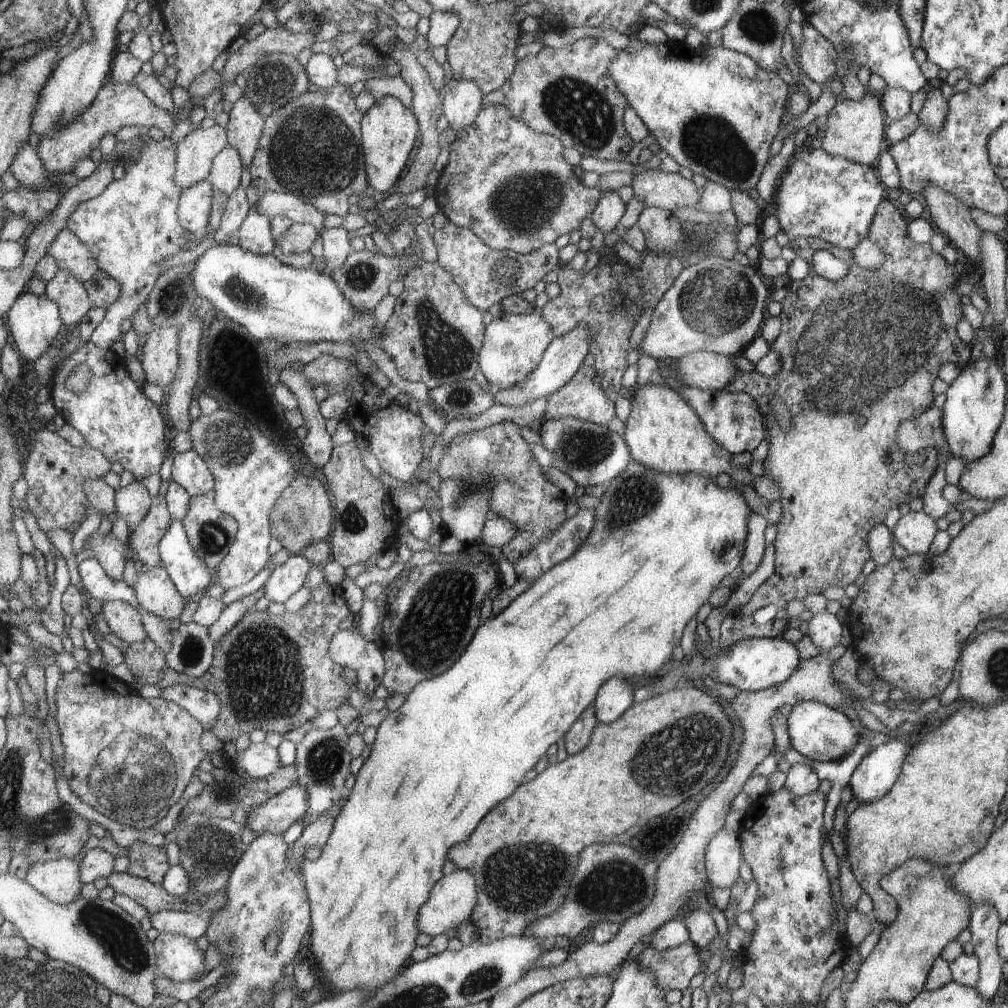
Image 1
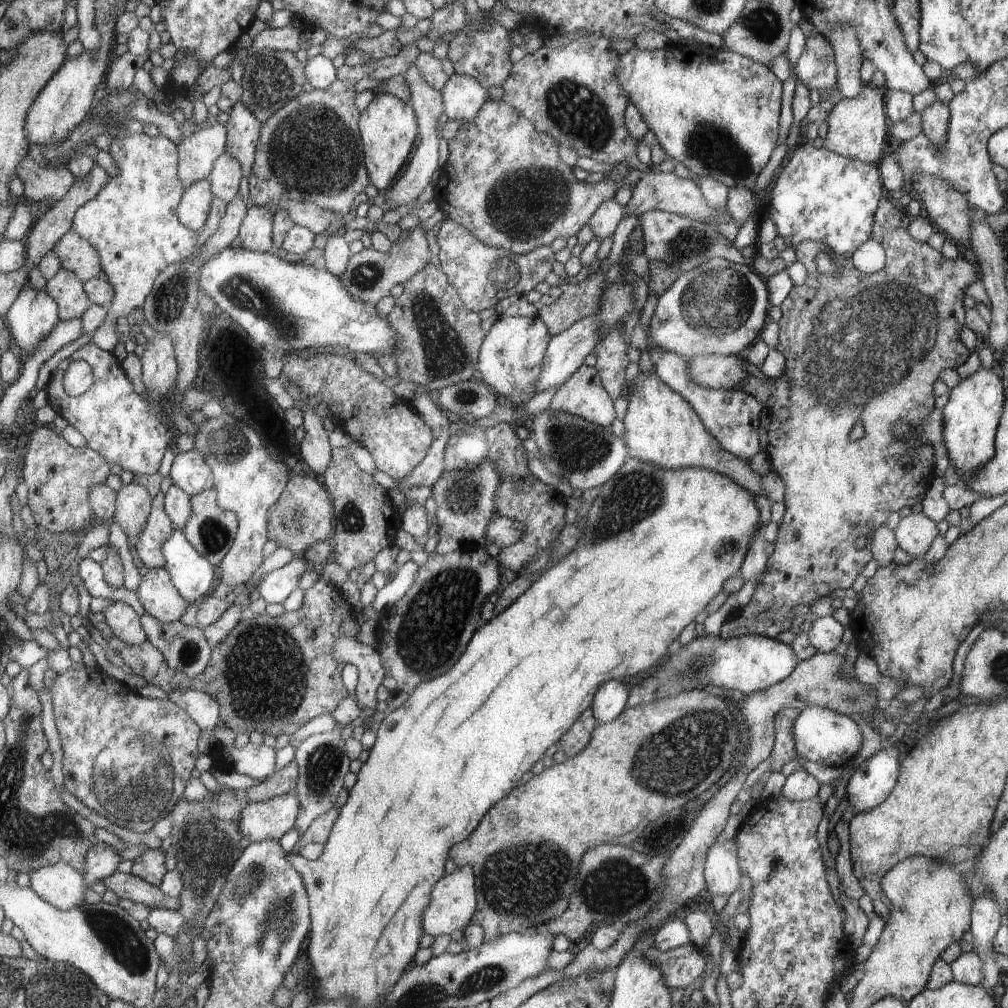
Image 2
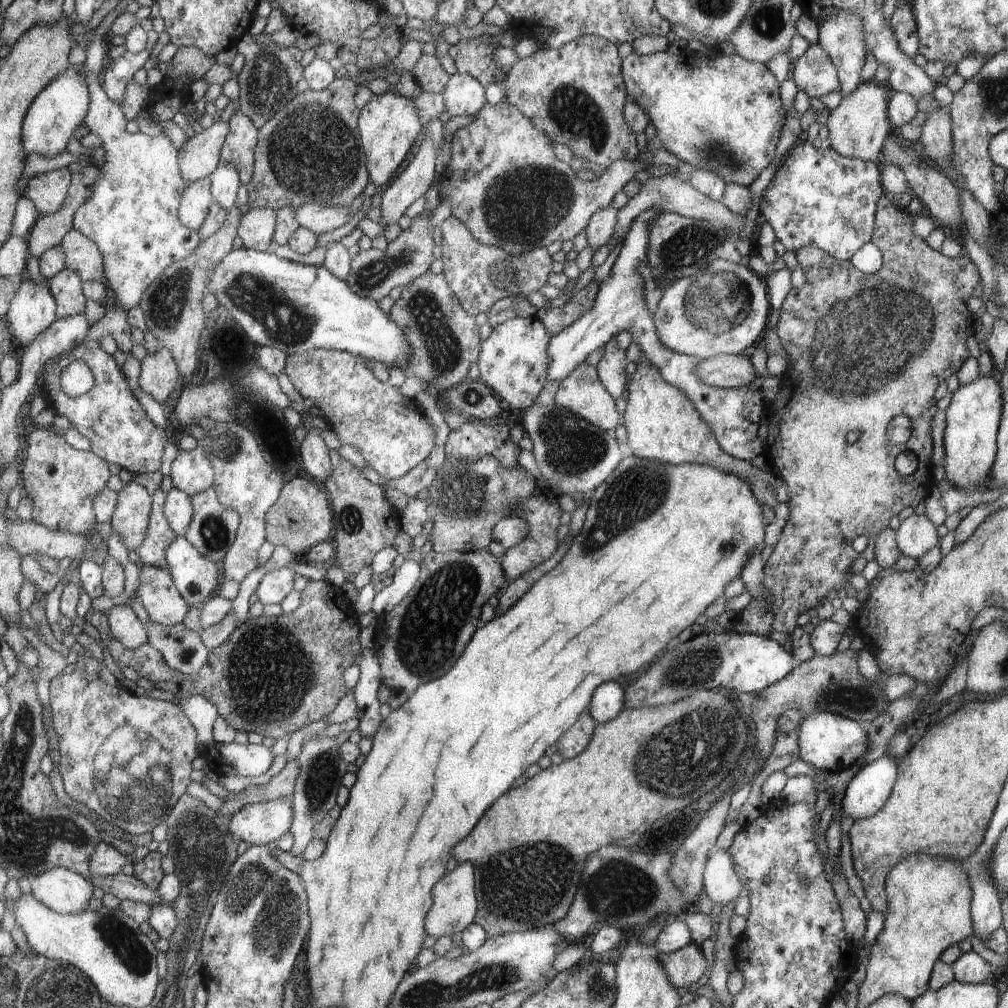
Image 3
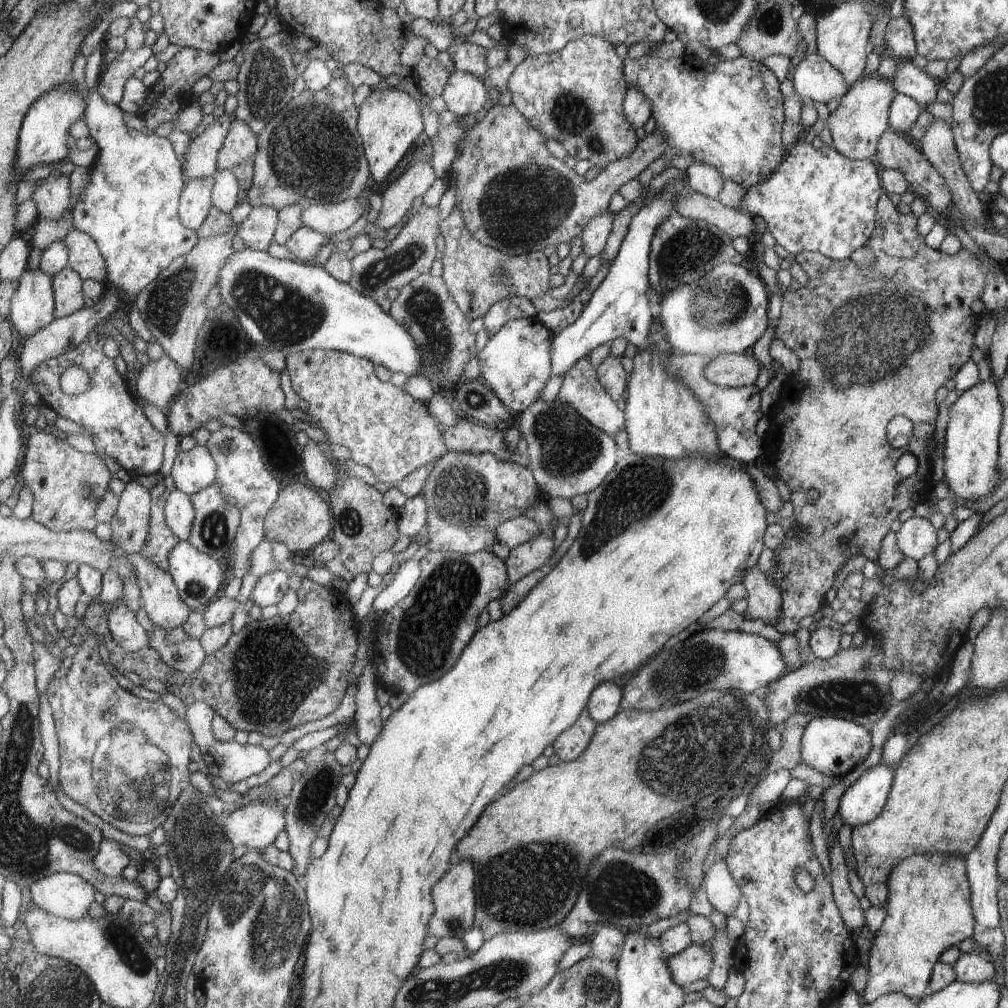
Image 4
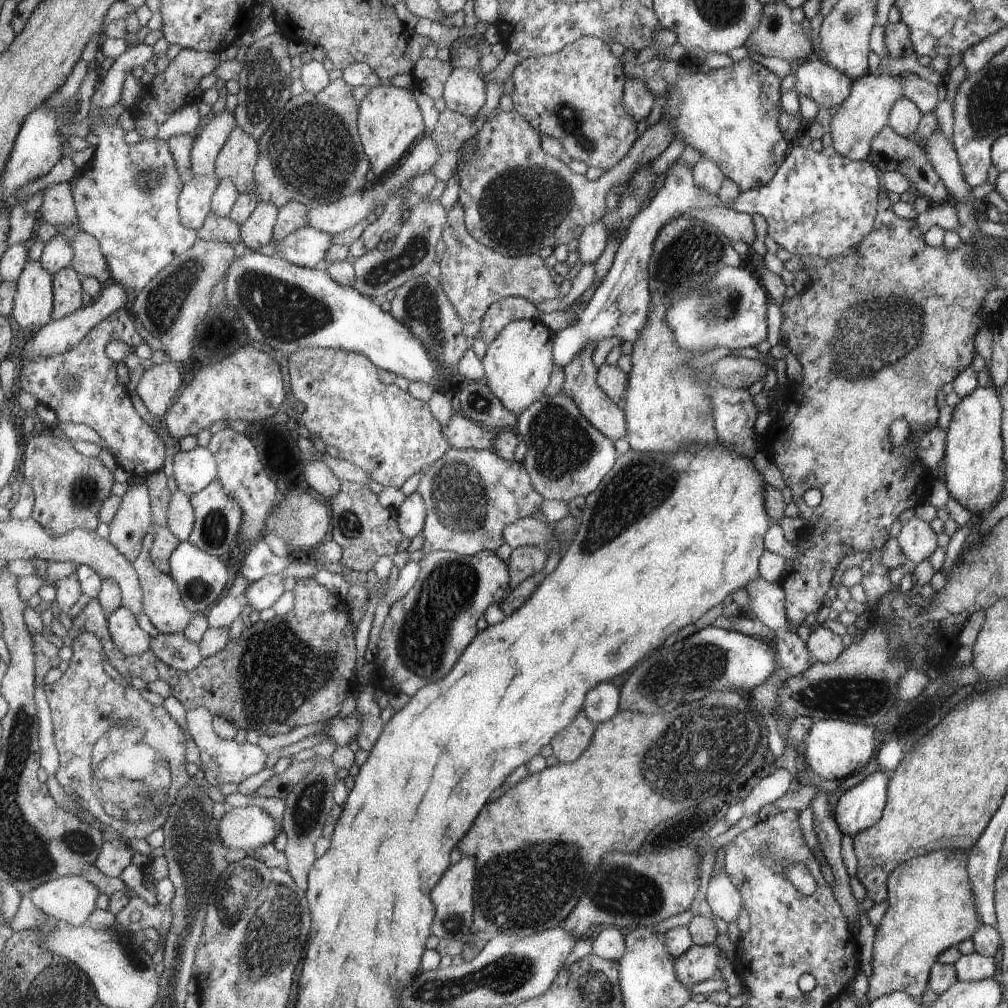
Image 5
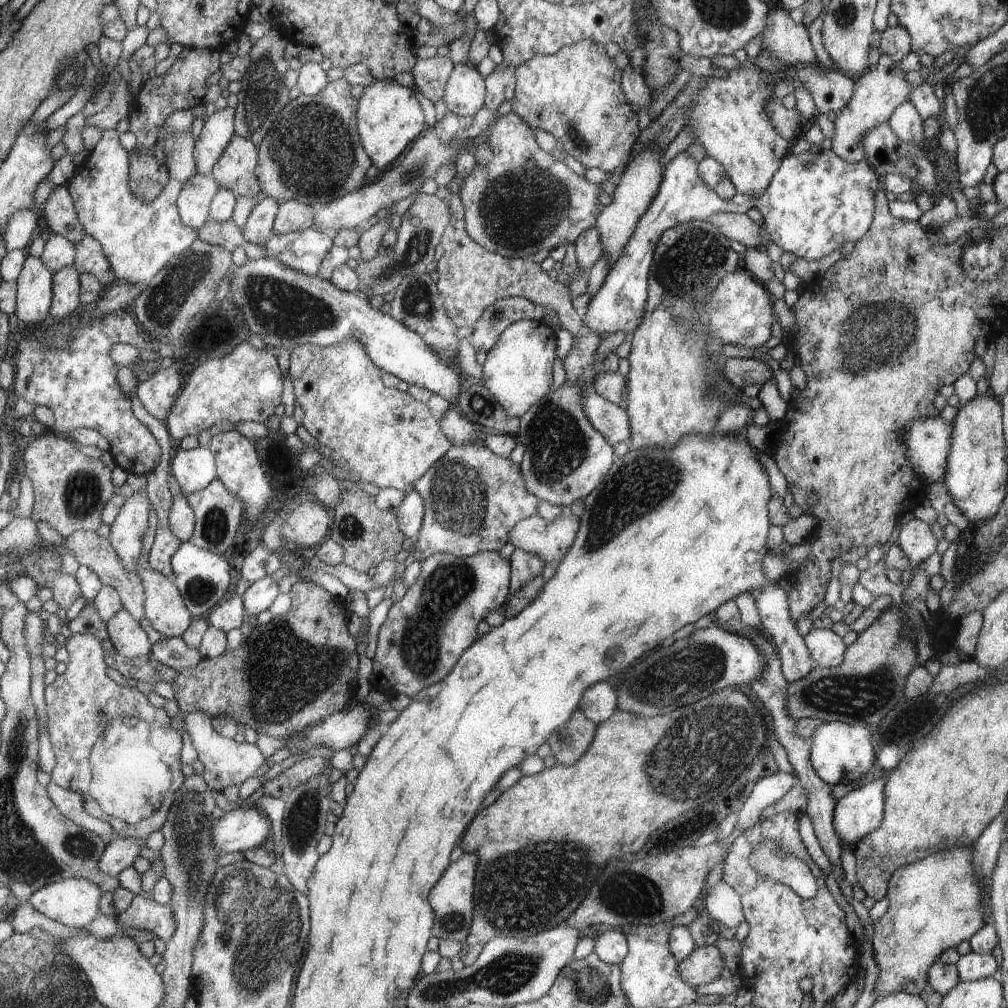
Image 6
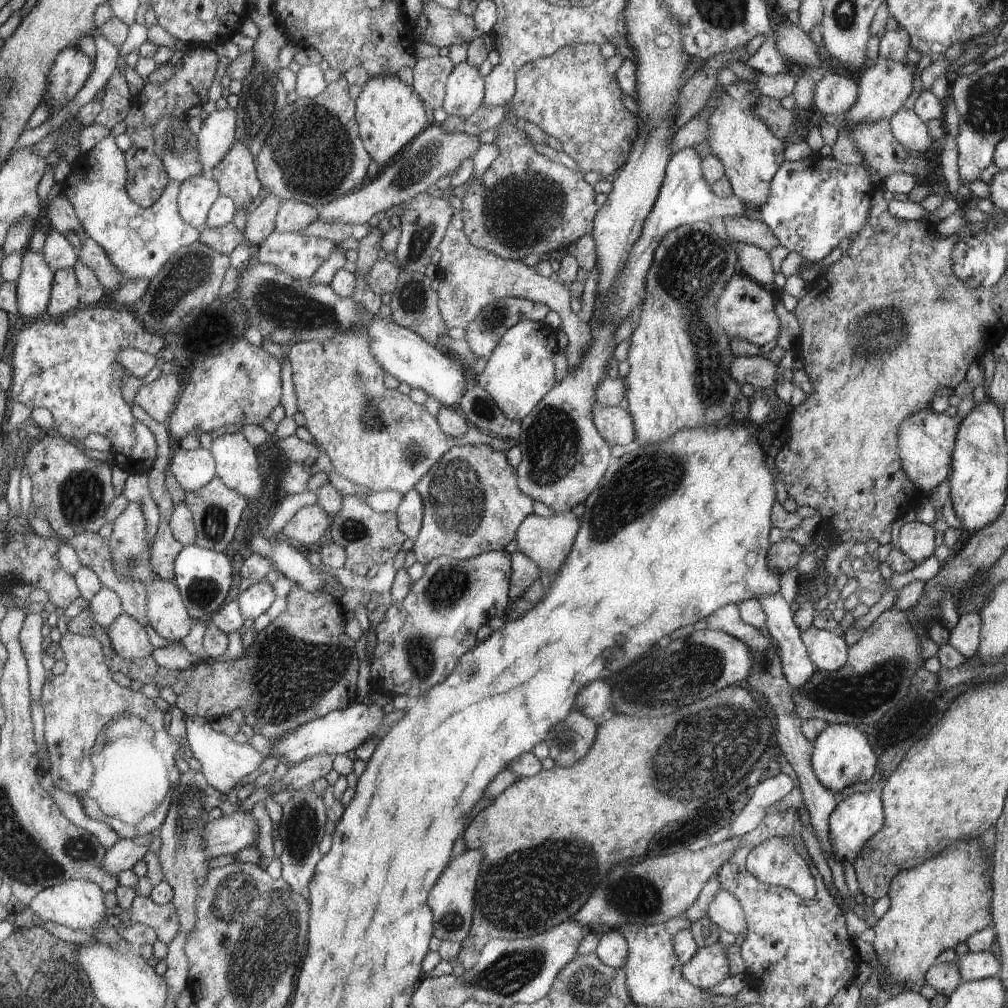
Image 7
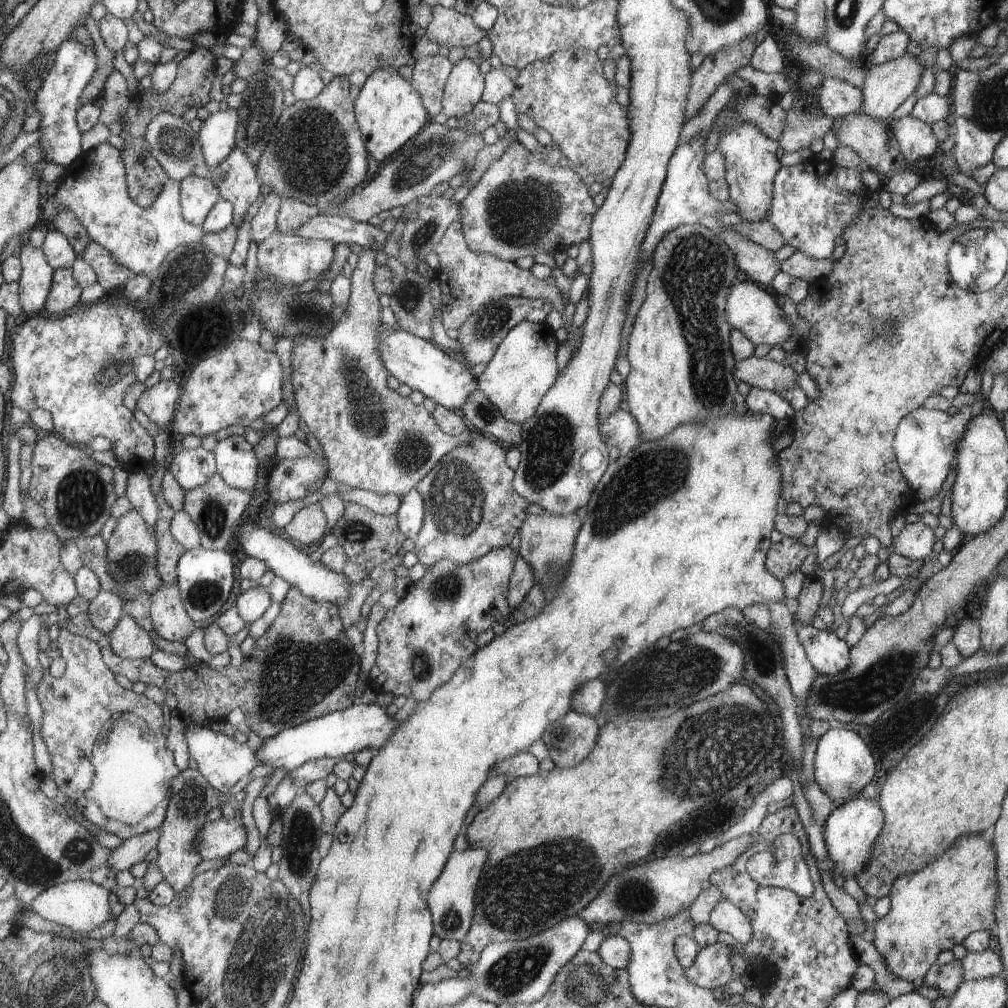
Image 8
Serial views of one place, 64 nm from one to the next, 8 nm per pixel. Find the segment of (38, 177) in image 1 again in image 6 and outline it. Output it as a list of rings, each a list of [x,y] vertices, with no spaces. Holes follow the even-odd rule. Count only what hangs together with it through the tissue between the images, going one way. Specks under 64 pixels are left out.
[[[65,185],[54,188],[39,211],[39,215],[46,218],[46,224],[51,232],[66,237],[66,240],[75,246],[85,235],[71,194]]]

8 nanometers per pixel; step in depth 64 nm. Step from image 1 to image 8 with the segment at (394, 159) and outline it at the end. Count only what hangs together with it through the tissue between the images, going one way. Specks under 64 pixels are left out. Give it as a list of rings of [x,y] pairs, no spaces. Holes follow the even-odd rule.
[[[382,67],[367,76],[358,94],[358,124],[362,124],[362,132],[366,132],[366,148],[370,148],[370,156],[375,164],[390,158],[408,140],[414,138],[428,122],[428,112],[424,110],[420,95],[412,83],[405,80],[401,73],[392,67]]]

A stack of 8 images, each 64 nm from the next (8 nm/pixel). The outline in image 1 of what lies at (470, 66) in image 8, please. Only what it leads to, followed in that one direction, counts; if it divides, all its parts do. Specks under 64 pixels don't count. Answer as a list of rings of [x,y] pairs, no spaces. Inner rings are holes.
[[[450,80],[443,87],[443,114],[456,132],[472,127],[484,107],[484,93],[474,80]]]

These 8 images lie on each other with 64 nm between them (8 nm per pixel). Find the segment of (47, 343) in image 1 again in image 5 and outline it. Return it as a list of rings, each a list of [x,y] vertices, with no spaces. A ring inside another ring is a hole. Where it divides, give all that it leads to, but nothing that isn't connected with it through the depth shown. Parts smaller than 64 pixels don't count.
[[[28,259],[18,280],[16,281],[16,295],[13,300],[14,320],[18,322],[22,328],[27,328],[35,334],[42,327],[45,327],[53,320],[53,275],[42,266],[41,261]]]

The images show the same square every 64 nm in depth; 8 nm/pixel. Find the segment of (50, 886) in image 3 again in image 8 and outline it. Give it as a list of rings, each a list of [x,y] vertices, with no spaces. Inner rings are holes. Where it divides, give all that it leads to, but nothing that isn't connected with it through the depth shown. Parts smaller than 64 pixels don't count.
[[[82,879],[66,881],[41,892],[28,908],[36,911],[47,921],[55,922],[61,927],[66,927],[76,933],[92,935],[92,930],[96,930],[97,934],[99,934],[114,928],[113,923],[115,920],[112,921],[112,918],[115,918],[115,916],[112,916],[112,908],[110,908],[108,896],[110,896],[110,892],[93,881]],[[108,920],[111,920],[111,927],[104,925],[104,922],[108,922]],[[98,926],[103,926],[103,931],[98,929]]]

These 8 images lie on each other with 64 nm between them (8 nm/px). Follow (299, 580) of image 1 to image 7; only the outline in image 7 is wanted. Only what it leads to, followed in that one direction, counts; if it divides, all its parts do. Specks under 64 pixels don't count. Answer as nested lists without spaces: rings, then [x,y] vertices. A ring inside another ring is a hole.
[[[265,580],[260,583],[254,582],[246,590],[241,591],[237,599],[242,616],[254,621],[264,614],[275,600],[272,584]]]

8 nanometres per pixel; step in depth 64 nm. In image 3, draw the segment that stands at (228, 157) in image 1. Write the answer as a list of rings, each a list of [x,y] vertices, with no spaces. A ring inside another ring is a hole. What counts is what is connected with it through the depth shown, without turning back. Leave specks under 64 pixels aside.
[[[220,162],[210,177],[215,202],[230,212],[236,207],[236,193],[241,185],[238,171],[232,165]]]

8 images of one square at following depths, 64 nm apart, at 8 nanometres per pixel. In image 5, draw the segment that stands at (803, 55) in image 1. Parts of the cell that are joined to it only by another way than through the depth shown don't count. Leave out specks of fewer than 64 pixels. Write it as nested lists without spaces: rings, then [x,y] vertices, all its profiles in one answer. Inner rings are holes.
[[[814,56],[808,60],[799,62],[794,69],[794,75],[797,78],[795,89],[798,94],[809,96],[816,104],[823,106],[827,110],[836,106],[840,108],[841,104],[849,98],[852,91],[853,81],[841,70],[835,69],[822,58]]]

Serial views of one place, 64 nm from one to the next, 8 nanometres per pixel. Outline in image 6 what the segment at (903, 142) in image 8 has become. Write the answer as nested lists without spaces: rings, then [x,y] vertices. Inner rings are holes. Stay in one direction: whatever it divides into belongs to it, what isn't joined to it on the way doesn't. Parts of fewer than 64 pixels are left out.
[[[908,100],[893,112],[888,124],[902,142],[922,147],[922,140],[925,137],[923,119],[921,113]]]

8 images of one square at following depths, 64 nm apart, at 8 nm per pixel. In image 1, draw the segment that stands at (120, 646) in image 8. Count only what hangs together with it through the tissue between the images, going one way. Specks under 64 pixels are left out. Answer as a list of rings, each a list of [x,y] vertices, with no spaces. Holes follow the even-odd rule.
[[[104,600],[101,615],[109,630],[128,643],[138,643],[147,638],[142,627],[142,611],[136,606],[118,600]]]

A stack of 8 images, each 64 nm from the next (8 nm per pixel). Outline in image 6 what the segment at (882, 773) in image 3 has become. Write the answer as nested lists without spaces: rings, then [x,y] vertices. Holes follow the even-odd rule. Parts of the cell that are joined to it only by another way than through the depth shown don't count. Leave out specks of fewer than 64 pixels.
[[[885,776],[851,791],[837,799],[833,825],[841,843],[854,850],[855,844],[884,822]]]

